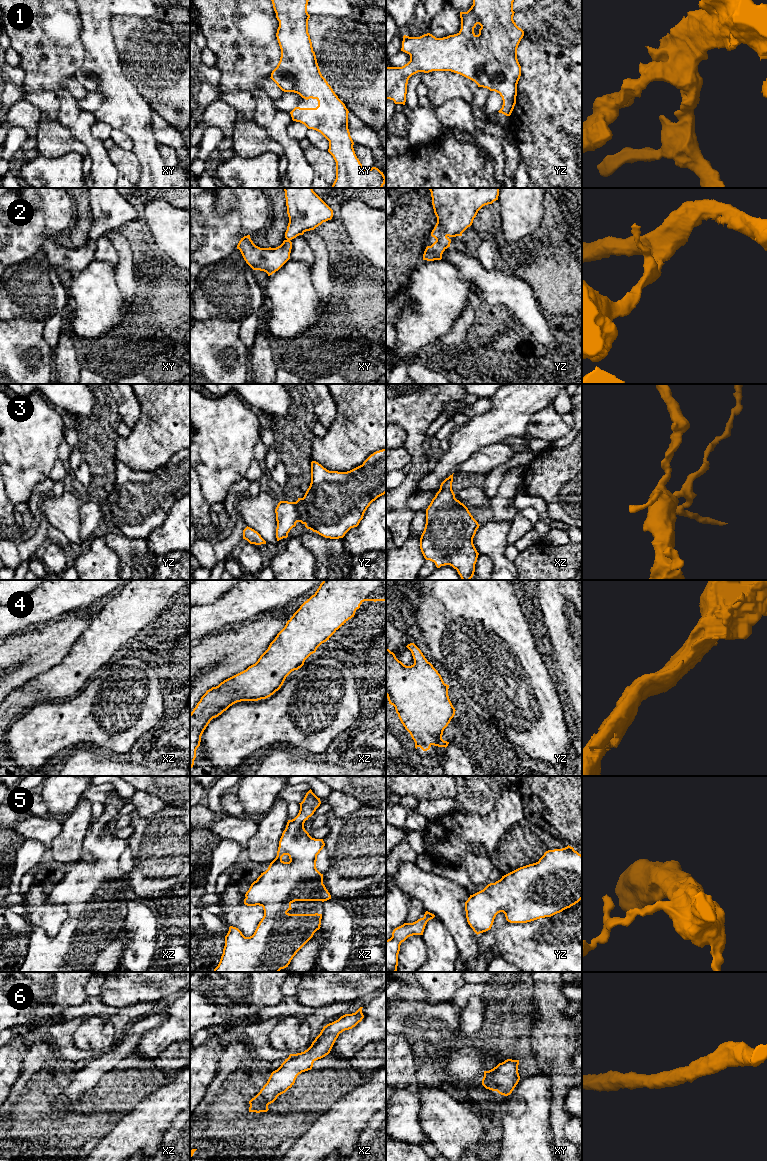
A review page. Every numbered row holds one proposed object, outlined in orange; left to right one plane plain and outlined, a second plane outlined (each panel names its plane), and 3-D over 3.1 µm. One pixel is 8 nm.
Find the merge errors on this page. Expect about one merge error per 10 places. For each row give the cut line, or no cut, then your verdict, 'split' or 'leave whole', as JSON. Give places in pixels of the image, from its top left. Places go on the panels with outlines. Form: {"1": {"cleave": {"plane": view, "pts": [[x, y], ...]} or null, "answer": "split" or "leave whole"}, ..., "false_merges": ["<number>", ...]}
{"1": {"cleave": null, "answer": "leave whole"}, "2": {"cleave": null, "answer": "leave whole"}, "3": {"cleave": null, "answer": "leave whole"}, "4": {"cleave": null, "answer": "leave whole"}, "5": {"cleave": null, "answer": "leave whole"}, "6": {"cleave": null, "answer": "leave whole"}, "false_merges": []}

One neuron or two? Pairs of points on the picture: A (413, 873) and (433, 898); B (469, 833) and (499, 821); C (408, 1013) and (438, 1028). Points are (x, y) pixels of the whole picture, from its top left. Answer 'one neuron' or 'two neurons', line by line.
A: one neuron
B: one neuron
C: one neuron

